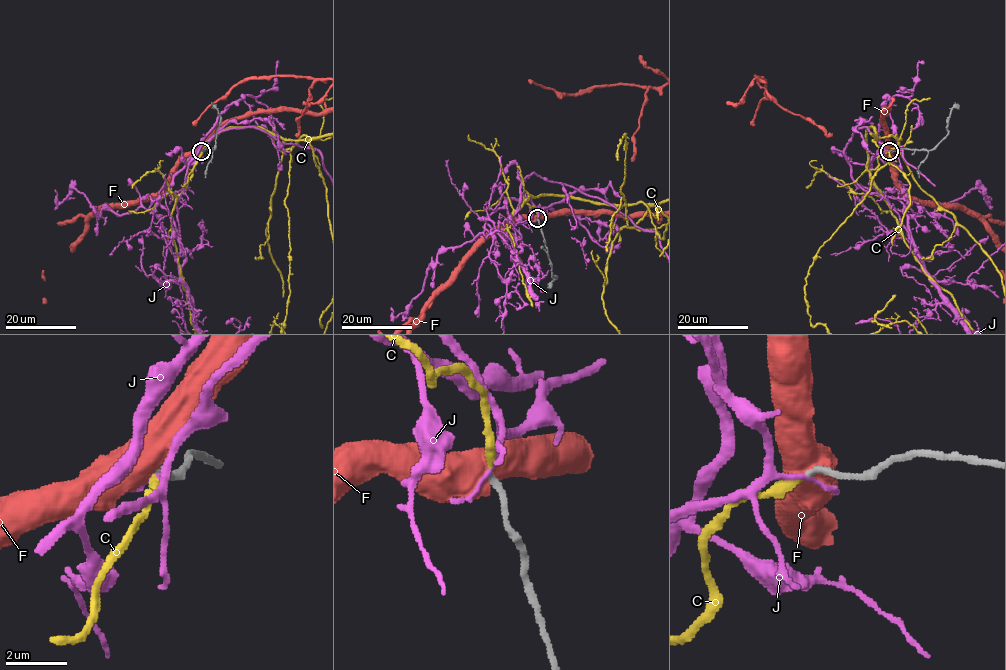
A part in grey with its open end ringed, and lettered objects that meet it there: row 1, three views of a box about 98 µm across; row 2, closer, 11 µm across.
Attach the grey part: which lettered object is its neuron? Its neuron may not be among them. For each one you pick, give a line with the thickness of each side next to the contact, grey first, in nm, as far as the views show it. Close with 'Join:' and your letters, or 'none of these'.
C: 200 nm thick on the grey side, 320 nm on the other
Join: C

